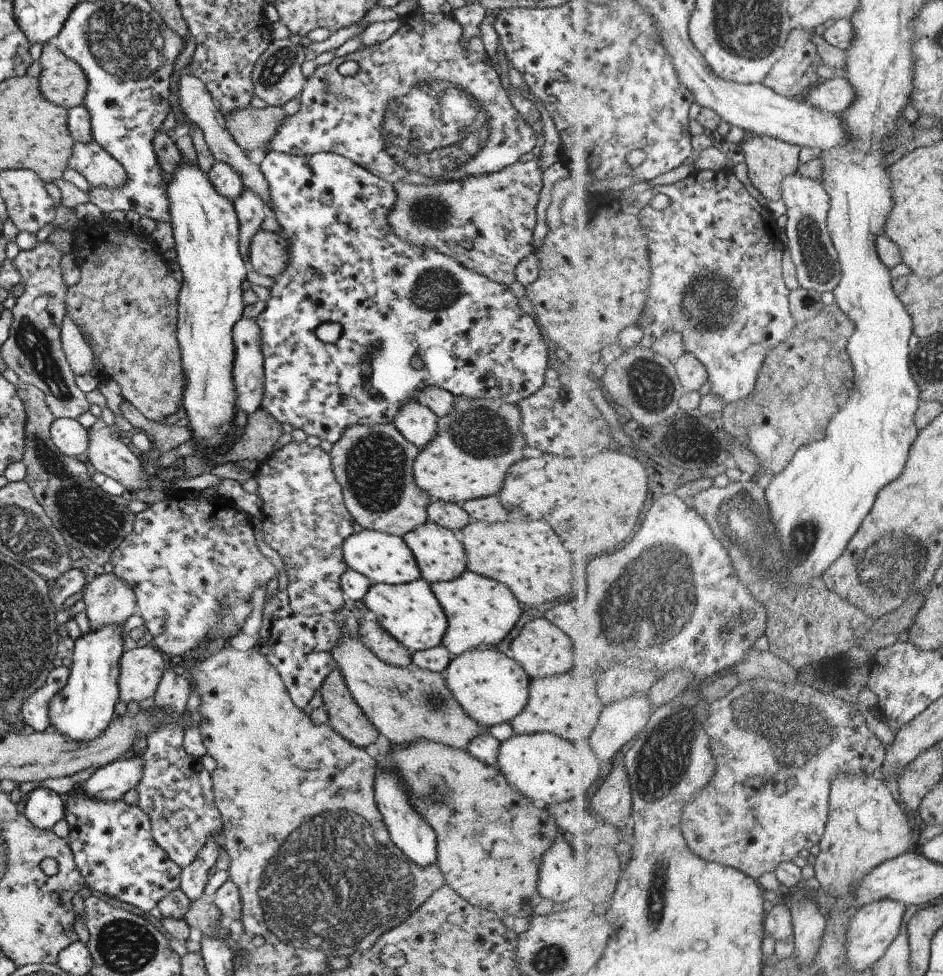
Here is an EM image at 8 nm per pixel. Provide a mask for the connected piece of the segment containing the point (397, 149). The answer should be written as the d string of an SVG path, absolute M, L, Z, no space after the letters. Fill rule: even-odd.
M424 13L405 15L401 18L399 28L383 42L370 47L359 47L352 53L342 57L334 57L328 64L317 65L314 72L308 76L298 96L300 107L293 115L286 115L276 127L276 132L268 142L269 151L277 151L288 155L307 156L315 153L335 153L354 162L361 168L367 169L373 176L392 185L395 181L403 181L414 185L424 185L430 181L460 180L469 175L488 175L496 173L517 161L525 152L536 149L535 132L531 126L517 113L509 102L506 90L501 86L498 72L489 61L483 49L479 36L473 36L464 43L459 43L461 28L451 16L442 14ZM346 60L357 62L358 69L351 76L342 76L337 72L337 66Z

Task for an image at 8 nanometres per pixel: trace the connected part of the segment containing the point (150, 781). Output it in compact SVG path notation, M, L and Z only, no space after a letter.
M168 722L159 725L146 736L146 751L141 756L144 767L140 781L135 788L137 806L150 820L152 839L180 869L193 862L199 849L207 839L212 838L213 833L222 830L220 814L213 804L210 774L203 768L199 758L188 755L183 749L182 731L179 724Z

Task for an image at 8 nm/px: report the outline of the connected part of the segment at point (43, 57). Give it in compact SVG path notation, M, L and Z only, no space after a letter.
M51 42L42 46L38 59L38 89L43 98L64 109L80 107L87 84L81 67Z

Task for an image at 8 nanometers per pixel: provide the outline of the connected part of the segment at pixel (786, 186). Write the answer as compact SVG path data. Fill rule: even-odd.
M797 172L782 184L782 198L787 218L783 231L788 238L787 247L797 265L800 283L819 294L833 292L842 282L842 261L828 228L830 193L821 180Z

